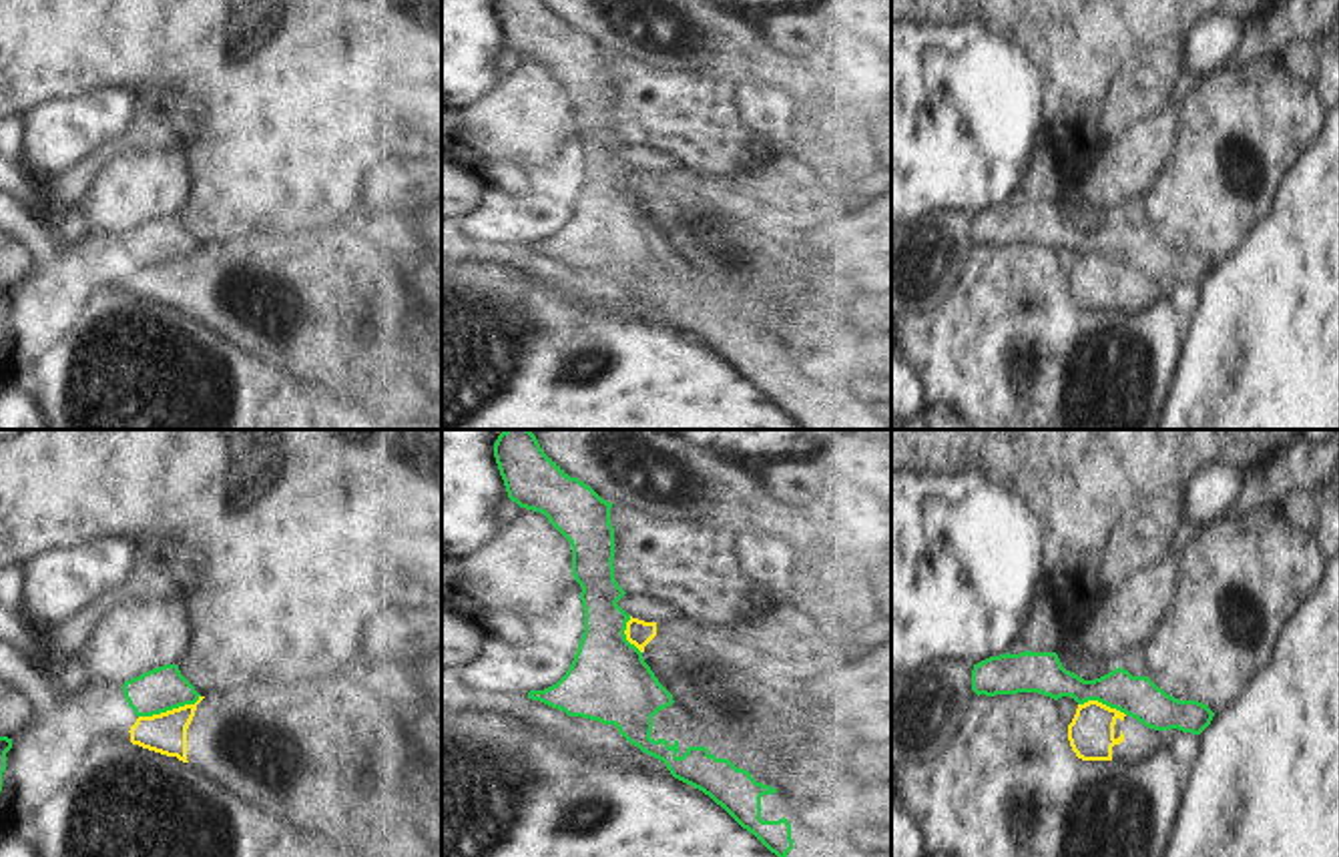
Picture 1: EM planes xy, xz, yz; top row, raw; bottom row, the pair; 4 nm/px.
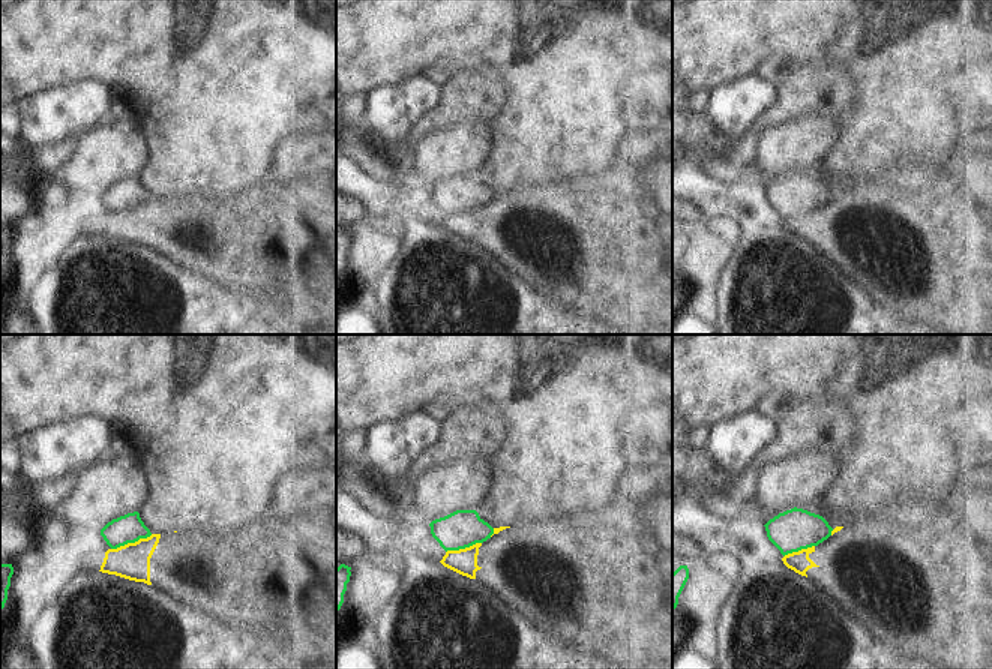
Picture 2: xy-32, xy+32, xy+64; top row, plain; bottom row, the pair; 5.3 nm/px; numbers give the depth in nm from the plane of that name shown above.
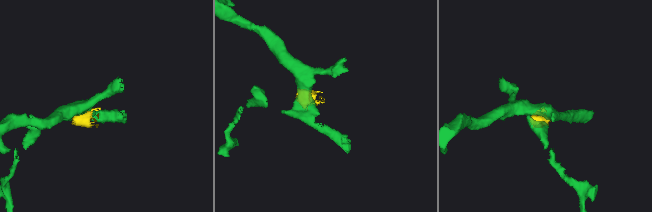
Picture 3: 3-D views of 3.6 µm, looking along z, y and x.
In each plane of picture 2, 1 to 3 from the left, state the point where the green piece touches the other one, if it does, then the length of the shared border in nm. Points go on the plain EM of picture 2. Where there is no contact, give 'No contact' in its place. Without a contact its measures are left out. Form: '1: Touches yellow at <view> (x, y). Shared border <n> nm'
1: Touches yellow at xy-32 (131, 207). Shared border 240 nm
2: Touches yellow at xy+32 (462, 213). Shared border 200 nm
3: Touches yellow at xy+64 (799, 215). Shared border 180 nm

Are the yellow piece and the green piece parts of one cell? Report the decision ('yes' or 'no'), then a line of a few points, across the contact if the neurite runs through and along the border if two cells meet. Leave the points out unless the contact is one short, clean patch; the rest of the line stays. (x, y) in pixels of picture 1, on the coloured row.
no; line xy (199, 695), (193, 703), (139, 717)

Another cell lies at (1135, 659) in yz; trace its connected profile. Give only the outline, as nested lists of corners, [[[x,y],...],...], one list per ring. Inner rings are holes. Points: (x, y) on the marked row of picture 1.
[[[1132,644],[1120,652],[1120,668],[1128,670],[1132,676],[1148,674],[1148,652],[1144,644]]]

